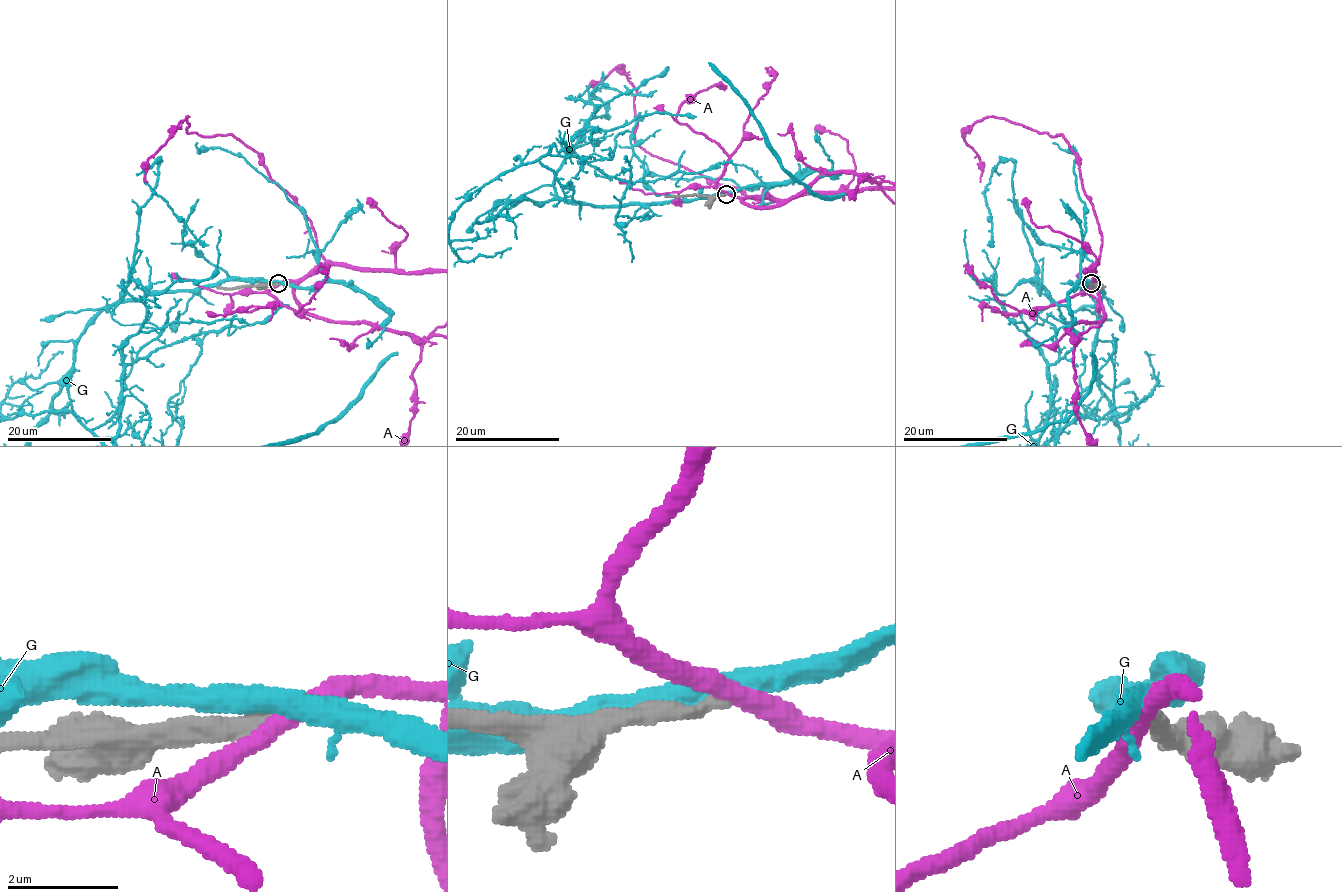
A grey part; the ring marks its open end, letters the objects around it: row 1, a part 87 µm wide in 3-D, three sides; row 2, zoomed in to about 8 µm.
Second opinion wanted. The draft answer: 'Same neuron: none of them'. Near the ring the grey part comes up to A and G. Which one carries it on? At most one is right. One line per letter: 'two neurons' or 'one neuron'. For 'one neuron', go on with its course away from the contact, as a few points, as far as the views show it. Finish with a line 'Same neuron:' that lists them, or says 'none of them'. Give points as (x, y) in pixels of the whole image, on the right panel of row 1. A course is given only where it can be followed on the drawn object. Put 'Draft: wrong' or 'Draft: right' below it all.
A: two neurons
G: two neurons
Same neuron: none of them
Draft: right

